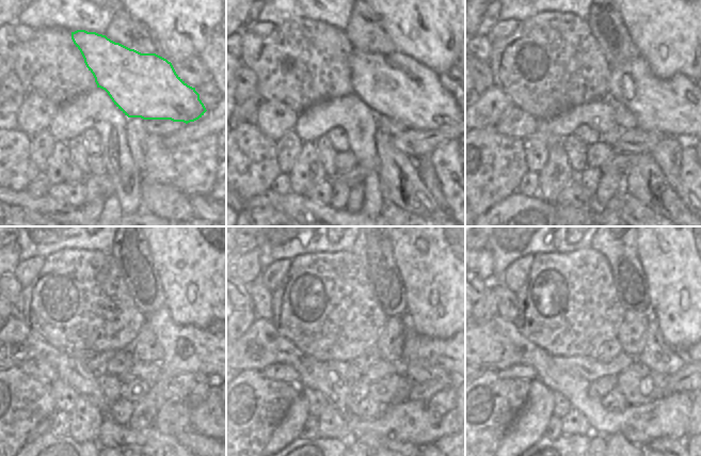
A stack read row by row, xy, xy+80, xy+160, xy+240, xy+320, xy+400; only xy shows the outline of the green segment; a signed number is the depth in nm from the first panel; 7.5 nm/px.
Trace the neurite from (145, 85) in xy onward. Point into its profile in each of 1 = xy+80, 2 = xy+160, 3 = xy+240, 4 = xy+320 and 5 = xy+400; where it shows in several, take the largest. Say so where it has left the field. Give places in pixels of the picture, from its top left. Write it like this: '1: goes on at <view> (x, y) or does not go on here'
1: goes on at xy+80 (396, 85)
2: goes on at xy+160 (675, 106)
3: goes on at xy+240 (186, 348)
4: goes on at xy+320 (435, 351)
5: goes on at xy+400 (682, 354)

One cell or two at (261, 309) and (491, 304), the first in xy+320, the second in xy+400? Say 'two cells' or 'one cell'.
two cells

